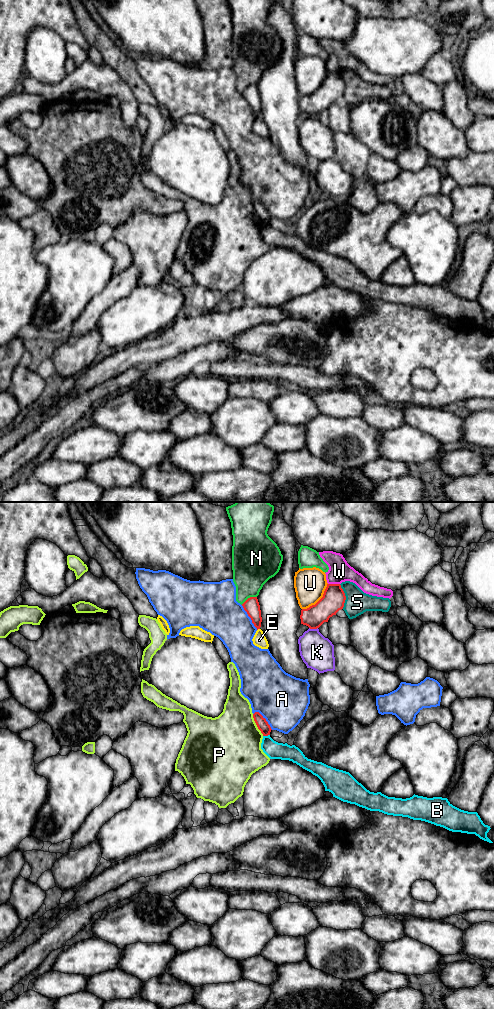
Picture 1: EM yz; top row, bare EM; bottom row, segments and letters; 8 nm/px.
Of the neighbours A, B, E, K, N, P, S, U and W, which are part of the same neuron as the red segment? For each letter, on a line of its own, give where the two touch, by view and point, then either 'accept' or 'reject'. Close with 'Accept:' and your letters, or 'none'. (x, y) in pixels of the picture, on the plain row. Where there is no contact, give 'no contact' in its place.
A: yz (249, 104) | reject
B: yz (266, 223) | reject
E: yz (258, 116) | reject
K: yz (313, 116) | reject
N: yz (248, 86) | reject
P: yz (256, 212) | reject
S: yz (345, 84) | reject
U: yz (319, 88) | reject
W: yz (334, 72) | reject
Accept: none

